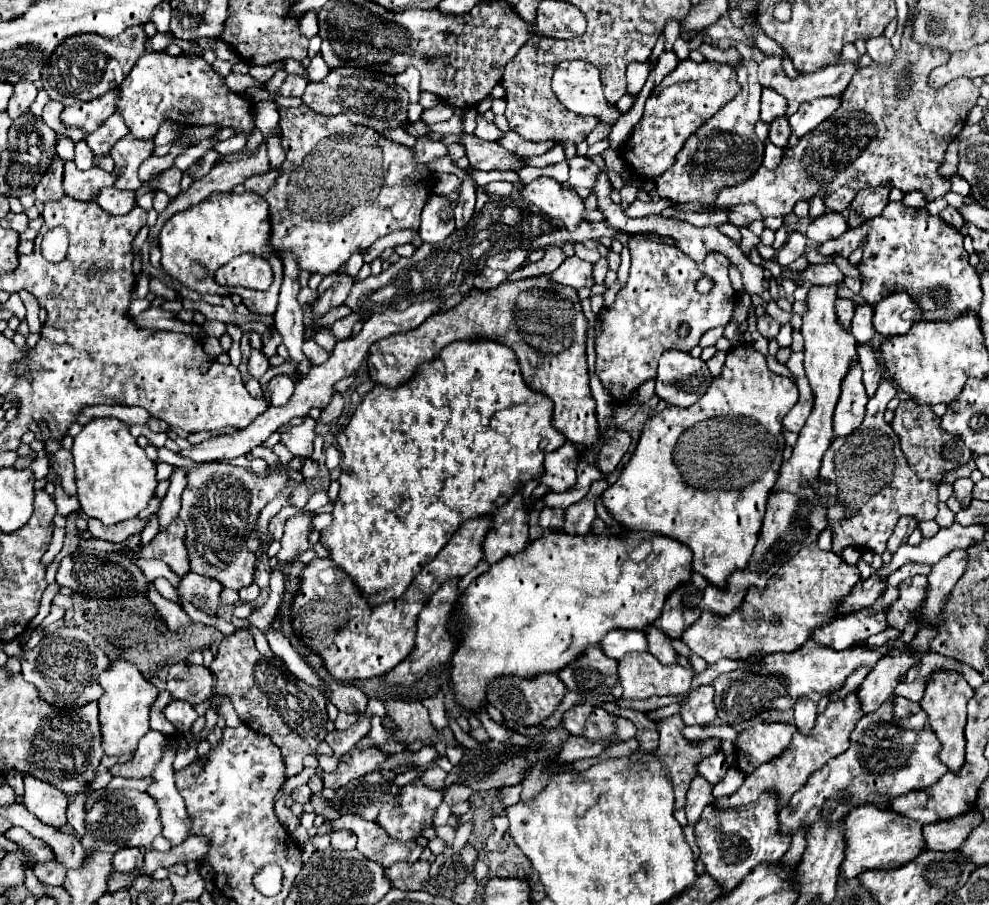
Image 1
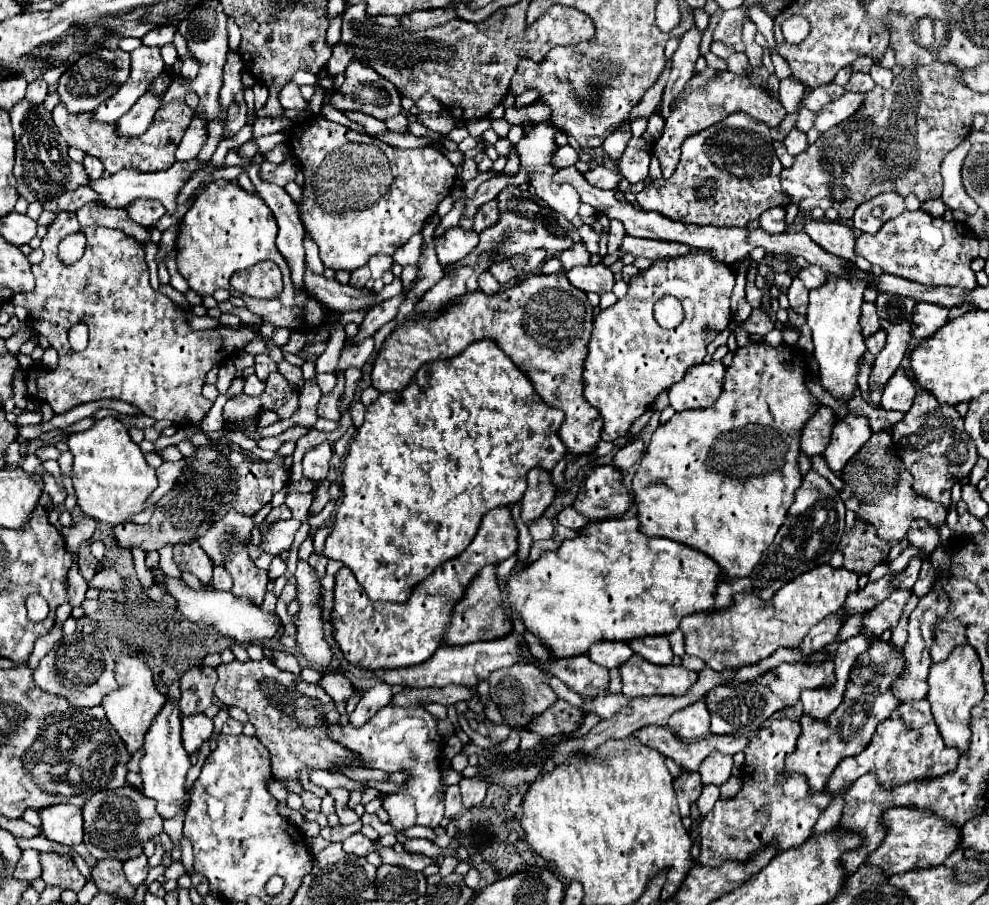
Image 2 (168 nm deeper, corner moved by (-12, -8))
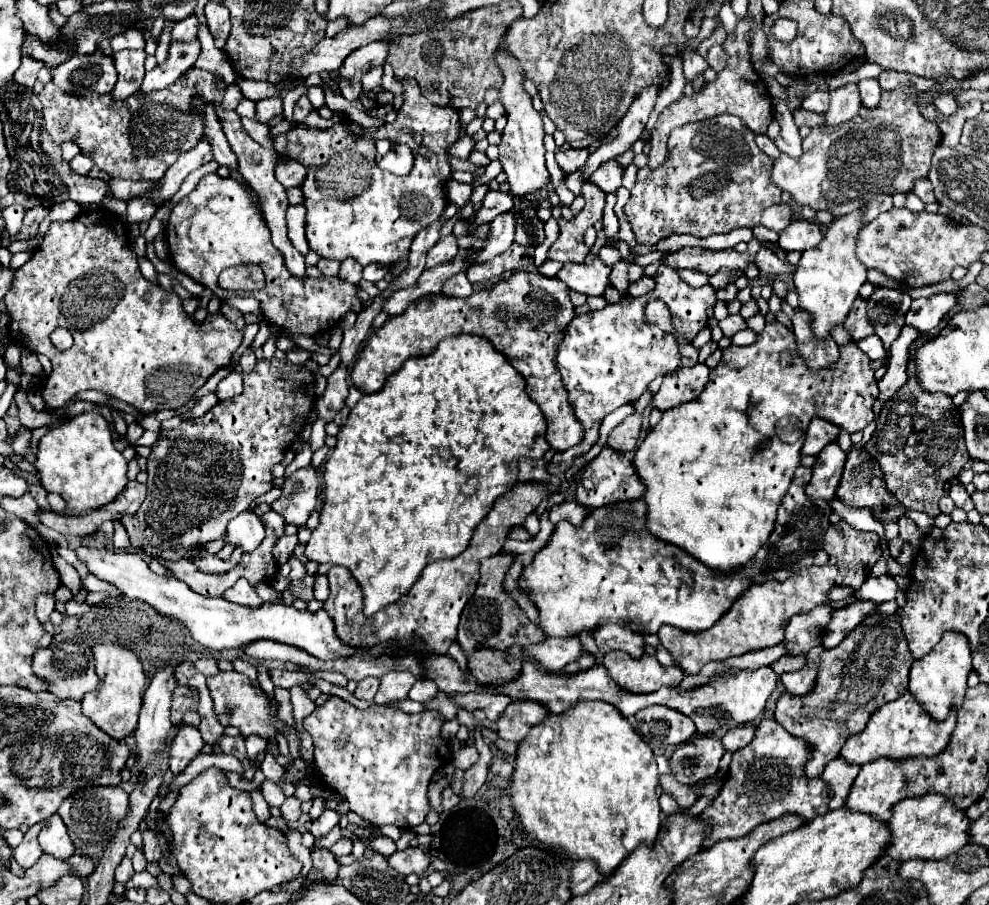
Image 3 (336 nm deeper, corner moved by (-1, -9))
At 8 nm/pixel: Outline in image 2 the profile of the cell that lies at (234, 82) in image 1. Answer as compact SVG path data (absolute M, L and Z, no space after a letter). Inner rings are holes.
M292 81L280 91L280 103L284 109L306 109L308 101L300 95L300 87Z

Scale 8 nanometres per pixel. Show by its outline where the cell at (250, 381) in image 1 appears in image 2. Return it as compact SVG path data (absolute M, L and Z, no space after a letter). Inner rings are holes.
M248 375L244 377L244 389L242 389L246 395L260 395L264 391L264 383L256 377L256 375Z

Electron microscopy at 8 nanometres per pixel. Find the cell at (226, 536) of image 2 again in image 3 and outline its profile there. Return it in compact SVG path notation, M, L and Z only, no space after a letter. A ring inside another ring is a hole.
M241 578L235 586L231 586L225 594L223 594L223 598L227 598L229 602L235 602L235 604L243 604L243 606L259 606L263 600L255 594L255 590L253 590L253 586L245 580L245 578Z

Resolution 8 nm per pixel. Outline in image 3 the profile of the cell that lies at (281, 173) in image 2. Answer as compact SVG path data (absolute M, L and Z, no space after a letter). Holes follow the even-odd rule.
M289 158L279 160L279 166L275 166L275 176L277 176L277 180L279 180L285 188L301 186L305 174L307 174L305 166L301 166L299 162L289 160Z

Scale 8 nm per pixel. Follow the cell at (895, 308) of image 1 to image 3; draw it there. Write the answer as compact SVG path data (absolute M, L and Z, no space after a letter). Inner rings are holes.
M935 294L931 298L917 298L913 300L905 322L919 332L929 332L939 326L943 316L955 306L957 294Z

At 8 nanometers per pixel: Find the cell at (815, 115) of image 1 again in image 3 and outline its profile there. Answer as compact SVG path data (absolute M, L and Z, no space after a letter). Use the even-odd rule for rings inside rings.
M847 84L843 88L831 90L829 110L825 112L825 126L839 126L853 118L861 108L861 96L857 84Z

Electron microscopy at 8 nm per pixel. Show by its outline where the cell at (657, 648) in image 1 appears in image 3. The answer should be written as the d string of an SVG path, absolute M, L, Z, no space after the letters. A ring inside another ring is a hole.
M607 622L595 630L595 642L603 654L613 650L623 650L631 658L641 658L645 654L645 640L641 634L635 634L633 630L627 630L627 626L619 626L613 622Z

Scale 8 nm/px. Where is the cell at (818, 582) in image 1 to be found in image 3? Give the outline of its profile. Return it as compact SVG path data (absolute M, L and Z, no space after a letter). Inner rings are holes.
M827 564L803 568L791 574L785 582L771 580L761 586L753 584L709 630L689 632L677 630L675 626L661 626L659 640L671 652L679 668L683 668L687 674L699 674L699 668L703 668L711 660L723 662L731 656L741 656L749 650L759 650L783 642L785 628L791 616L805 614L829 600L829 590L835 586L835 576L837 568Z

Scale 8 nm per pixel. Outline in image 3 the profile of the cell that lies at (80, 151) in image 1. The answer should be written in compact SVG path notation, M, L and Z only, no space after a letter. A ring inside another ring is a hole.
M77 154L77 156L71 160L71 170L73 170L75 174L89 174L93 166L95 166L95 164L93 164L91 158L87 158L85 154Z

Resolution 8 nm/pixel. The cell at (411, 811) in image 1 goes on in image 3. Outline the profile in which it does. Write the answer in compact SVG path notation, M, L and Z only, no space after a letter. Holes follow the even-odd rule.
M329 696L323 706L317 706L303 720L303 726L311 734L315 744L315 764L319 768L321 780L337 794L341 794L349 802L349 808L361 818L377 826L393 824L401 830L409 830L425 822L425 816L429 812L427 786L431 782L431 776L451 760L449 744L439 734L441 724L443 718L435 710L421 714L407 714L391 706L369 706L365 710L359 710L339 696Z

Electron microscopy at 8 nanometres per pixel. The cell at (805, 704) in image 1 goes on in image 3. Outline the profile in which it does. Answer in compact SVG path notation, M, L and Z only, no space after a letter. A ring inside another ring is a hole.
M815 646L813 650L807 652L807 666L803 670L797 672L787 672L781 676L781 682L785 684L787 692L791 696L805 696L815 688L817 682L817 672L819 672L819 662L821 662L821 654L825 652L823 646Z

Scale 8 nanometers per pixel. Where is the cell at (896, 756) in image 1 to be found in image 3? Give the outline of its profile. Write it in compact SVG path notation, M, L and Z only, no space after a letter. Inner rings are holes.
M907 692L901 698L897 698L895 702L881 706L871 716L867 728L861 734L851 736L845 742L839 756L845 762L857 764L857 766L879 760L879 758L889 758L889 760L909 760L909 758L917 758L917 756L931 758L945 750L953 728L955 728L955 712L951 712L945 722L933 722L929 718L929 714L925 714L925 710L921 710L921 706L915 702L915 698Z

